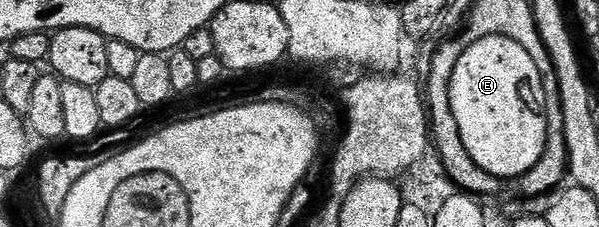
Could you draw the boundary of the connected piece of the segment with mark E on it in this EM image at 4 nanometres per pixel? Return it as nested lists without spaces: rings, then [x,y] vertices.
[[[490,35],[478,39],[475,43],[467,43],[461,53],[457,67],[453,71],[449,101],[453,116],[457,119],[459,138],[464,142],[469,157],[485,171],[497,179],[518,181],[522,175],[529,173],[545,151],[546,143],[546,101],[548,92],[543,91],[545,78],[538,73],[537,65],[517,45],[517,41],[509,41],[507,37]]]

